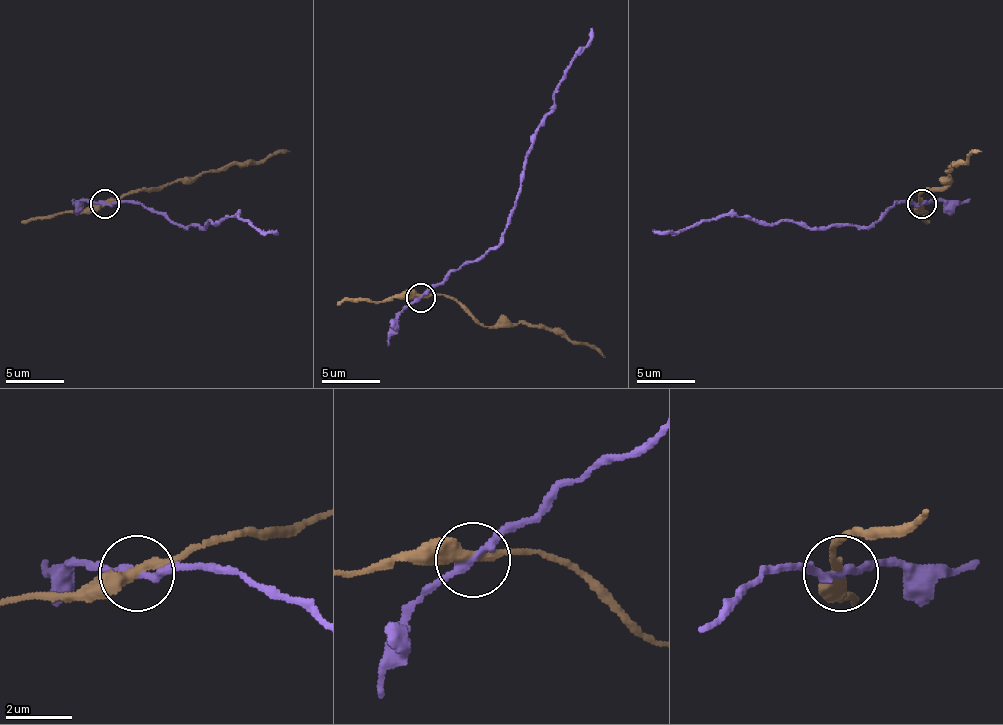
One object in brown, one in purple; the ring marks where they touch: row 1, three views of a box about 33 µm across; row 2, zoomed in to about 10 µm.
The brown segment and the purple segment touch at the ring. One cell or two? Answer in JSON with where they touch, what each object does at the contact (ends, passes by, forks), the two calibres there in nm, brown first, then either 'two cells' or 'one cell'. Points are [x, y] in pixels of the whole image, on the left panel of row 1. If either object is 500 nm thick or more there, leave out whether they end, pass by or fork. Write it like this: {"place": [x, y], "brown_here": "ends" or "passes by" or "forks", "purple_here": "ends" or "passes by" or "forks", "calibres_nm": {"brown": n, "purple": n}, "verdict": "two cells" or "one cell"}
{"place": [105, 203], "brown_here": "passes by", "purple_here": "passes by", "calibres_nm": {"brown": 360, "purple": 240}, "verdict": "two cells"}

